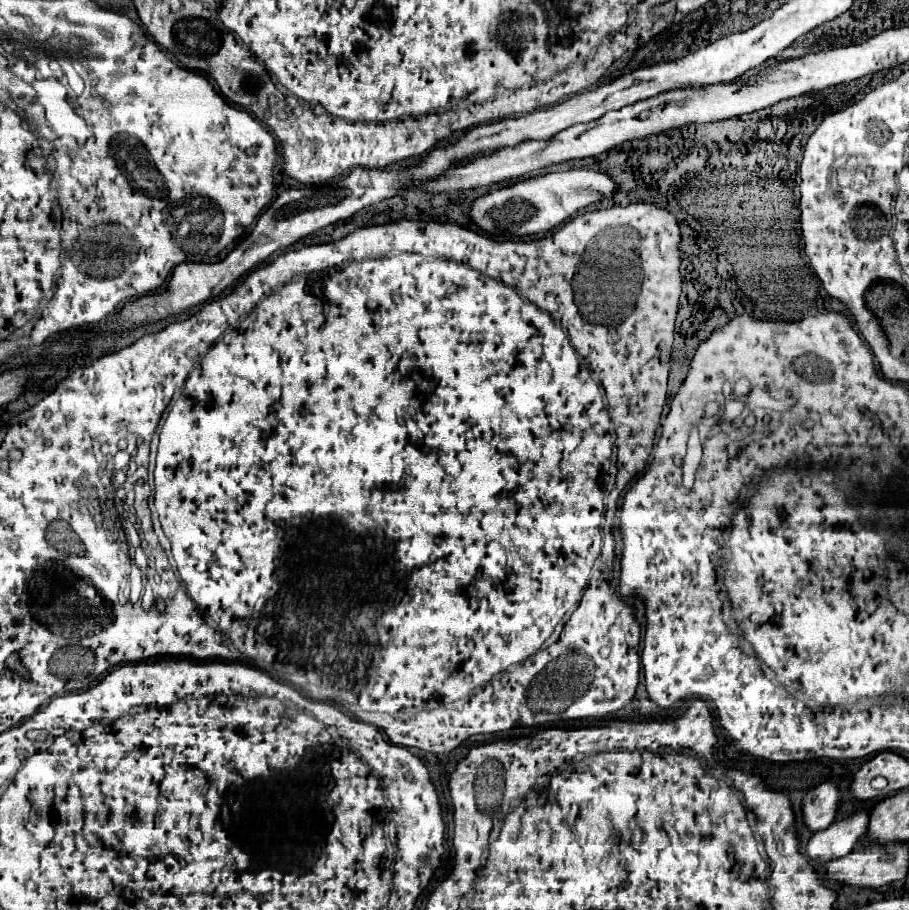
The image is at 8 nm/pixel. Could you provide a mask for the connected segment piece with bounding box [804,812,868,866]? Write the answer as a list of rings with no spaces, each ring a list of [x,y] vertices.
[[[856,812],[840,822],[832,822],[826,830],[814,832],[804,854],[824,866],[830,860],[842,858],[860,846],[868,828],[868,812]]]

